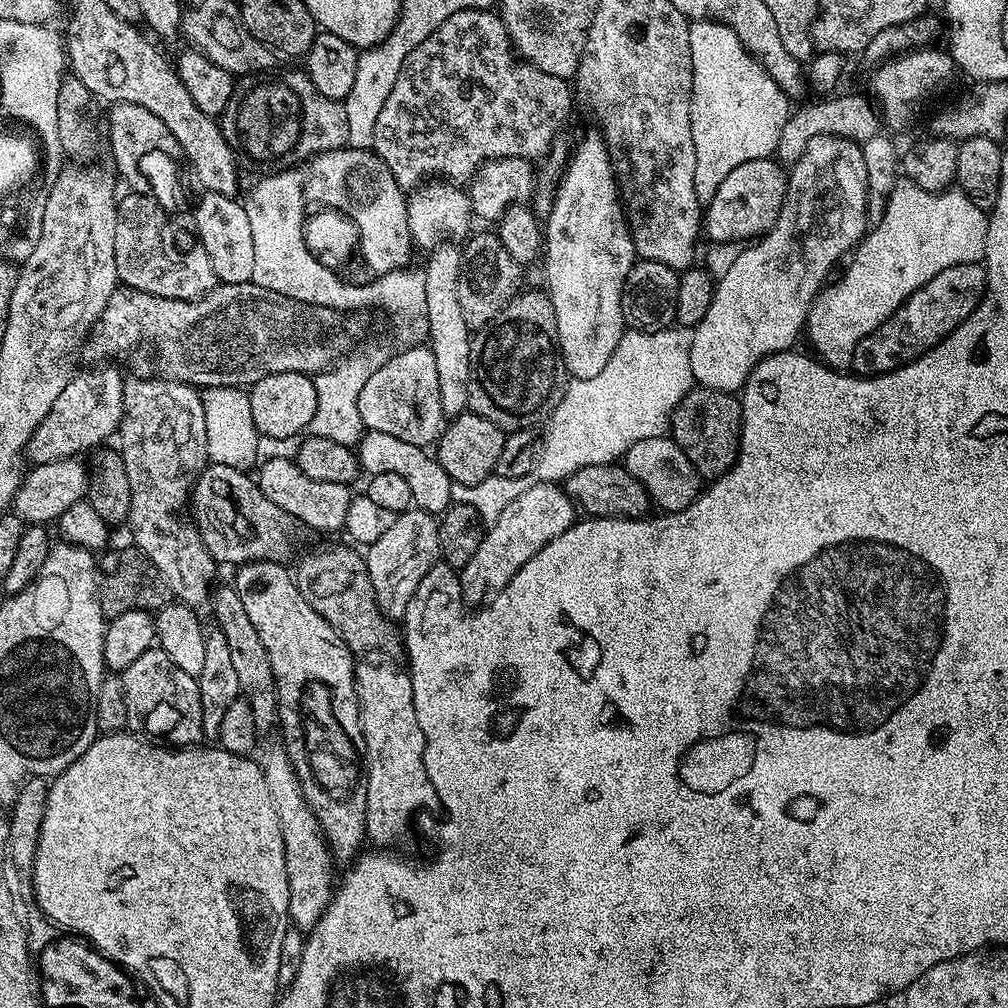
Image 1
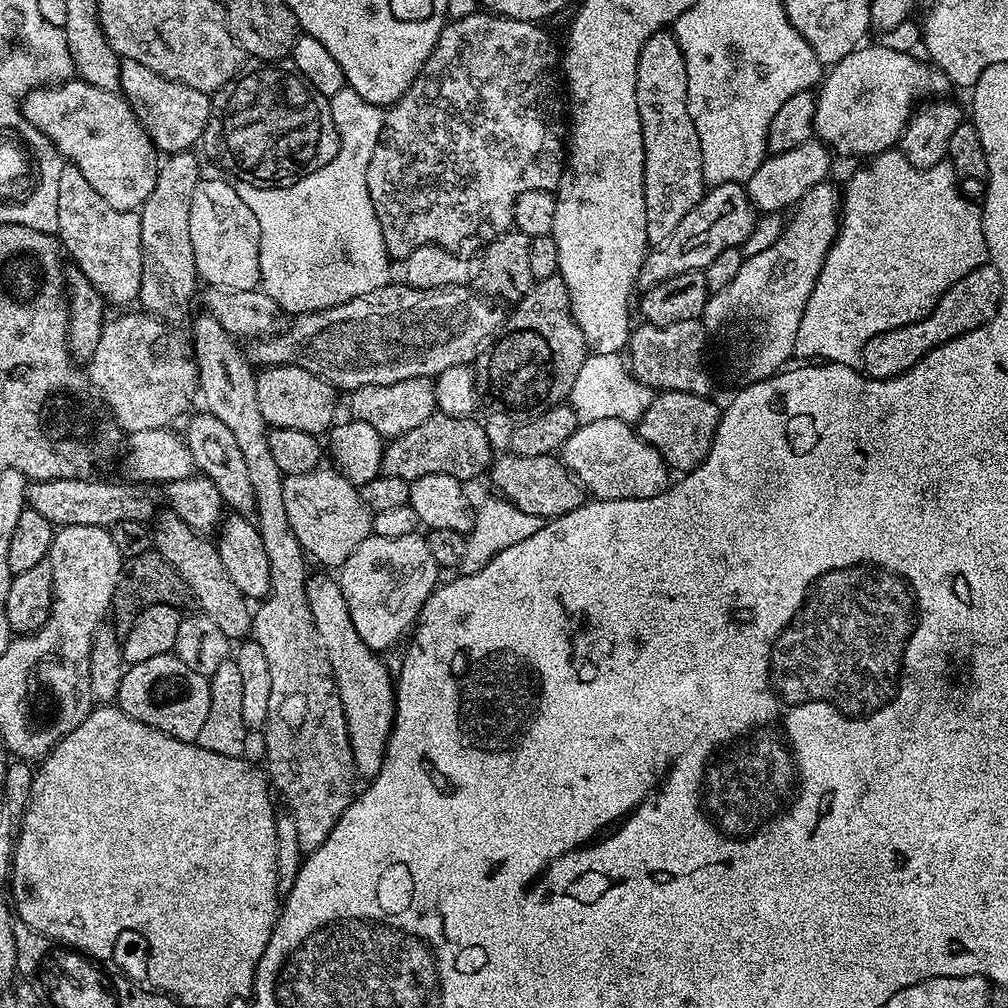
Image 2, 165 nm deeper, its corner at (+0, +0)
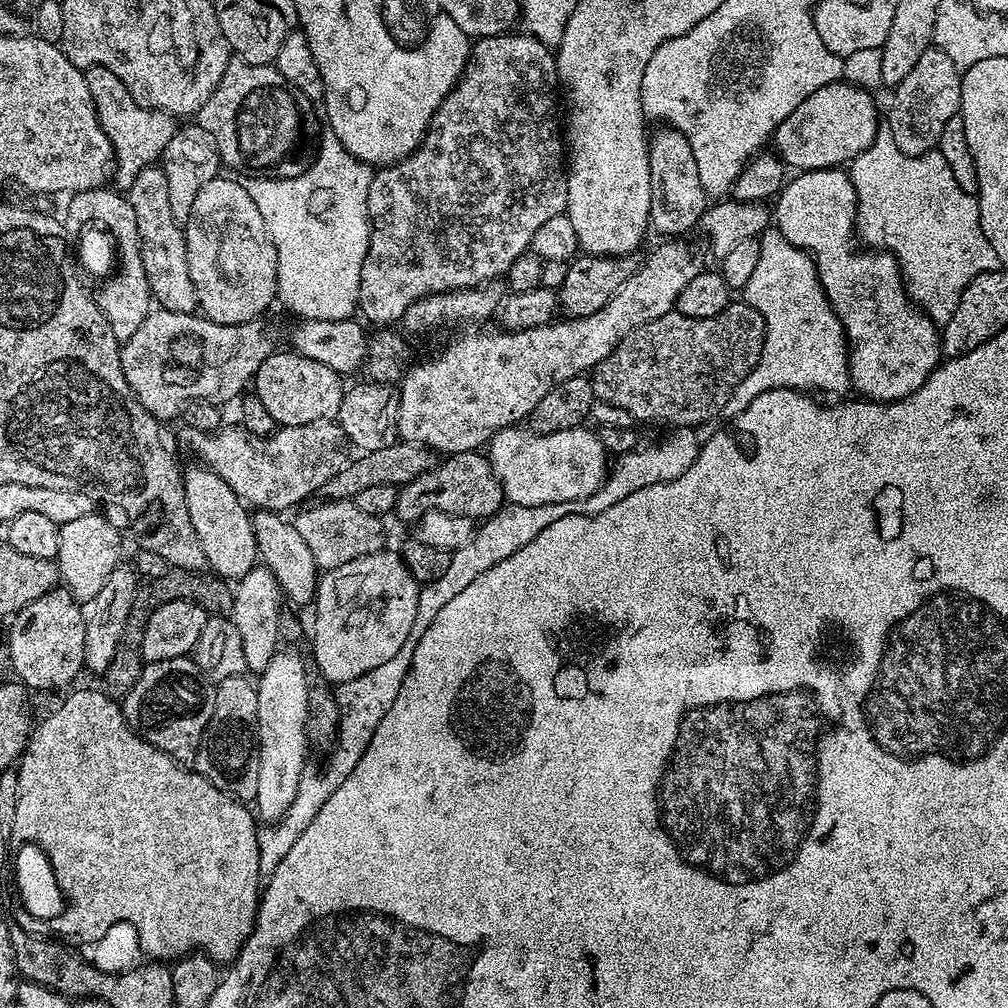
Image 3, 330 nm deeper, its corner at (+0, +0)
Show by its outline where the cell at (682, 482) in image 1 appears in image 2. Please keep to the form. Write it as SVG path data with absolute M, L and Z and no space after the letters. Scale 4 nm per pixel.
M618 418L581 423L564 443L562 459L564 467L579 480L585 493L597 500L654 498L654 494L665 491L670 484L670 469L658 450L646 443L629 421Z

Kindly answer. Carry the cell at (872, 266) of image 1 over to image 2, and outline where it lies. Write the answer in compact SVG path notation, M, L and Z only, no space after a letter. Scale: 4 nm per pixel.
M889 150L880 153L879 156L871 157L865 168L860 168L848 180L848 185L842 188L842 223L840 233L836 235L836 240L832 243L832 248L826 254L822 270L818 274L818 282L806 302L806 310L802 314L802 322L798 326L798 338L796 339L797 357L815 358L820 362L830 364L845 364L851 368L856 368L860 364L860 354L864 351L866 342L883 332L889 332L895 328L904 328L907 324L916 324L922 318L926 318L938 306L942 294L958 282L958 278L966 278L970 270L978 266L989 263L988 247L984 237L984 218L979 207L976 208L960 193L956 168L946 158L929 168L915 168L898 150Z

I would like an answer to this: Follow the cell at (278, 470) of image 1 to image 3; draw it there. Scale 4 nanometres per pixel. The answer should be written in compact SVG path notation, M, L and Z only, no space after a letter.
M324 500L319 503L313 508L305 507L305 512L294 520L298 534L306 538L306 546L310 546L310 554L314 554L317 569L337 568L346 562L354 562L354 558L374 554L385 547L385 521L381 517L358 510L352 500Z

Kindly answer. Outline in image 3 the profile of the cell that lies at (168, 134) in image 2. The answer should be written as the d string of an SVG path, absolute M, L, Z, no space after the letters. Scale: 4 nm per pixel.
M90 66L83 69L86 86L90 86L90 96L96 107L100 125L110 138L114 157L114 184L120 190L132 185L132 180L142 170L153 167L163 157L170 138L174 138L178 127L177 117L171 112L157 108L146 108L132 99L130 90L106 66Z

